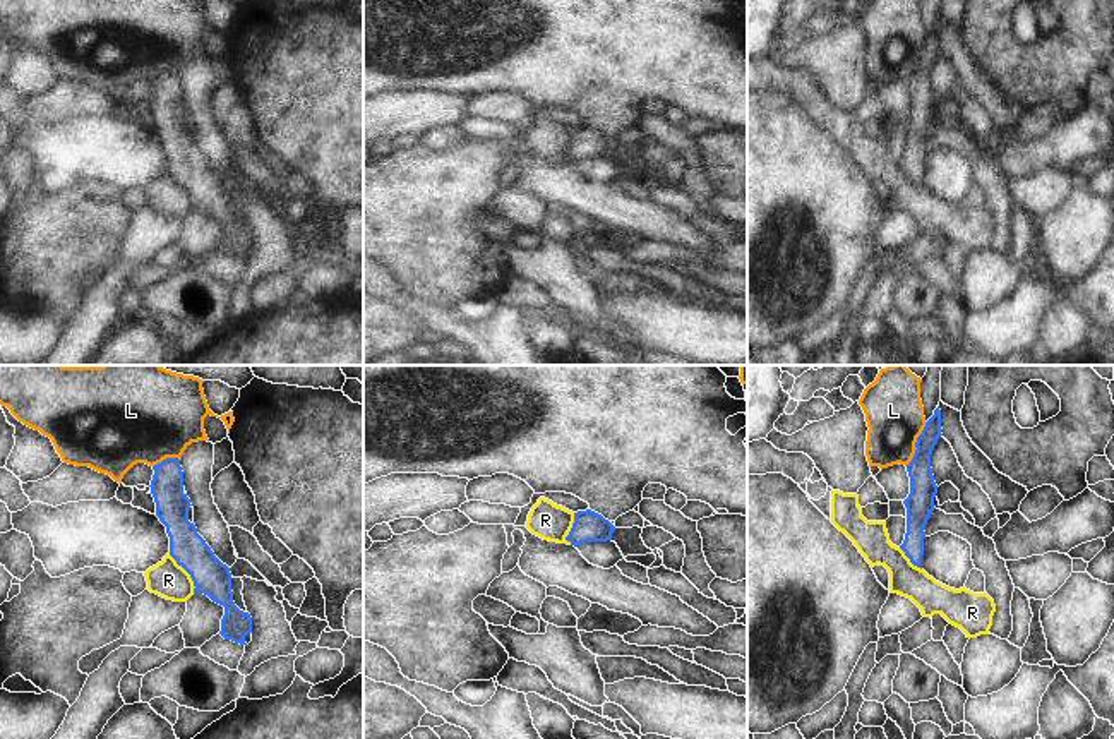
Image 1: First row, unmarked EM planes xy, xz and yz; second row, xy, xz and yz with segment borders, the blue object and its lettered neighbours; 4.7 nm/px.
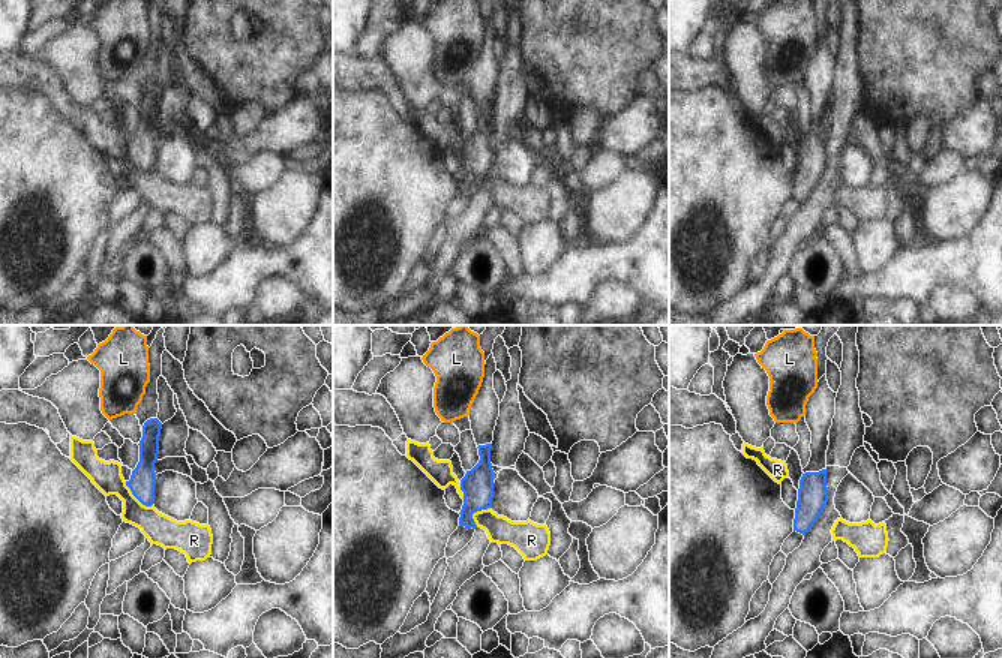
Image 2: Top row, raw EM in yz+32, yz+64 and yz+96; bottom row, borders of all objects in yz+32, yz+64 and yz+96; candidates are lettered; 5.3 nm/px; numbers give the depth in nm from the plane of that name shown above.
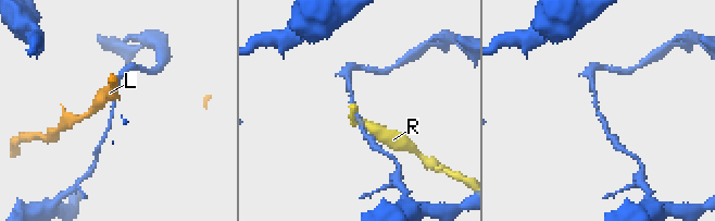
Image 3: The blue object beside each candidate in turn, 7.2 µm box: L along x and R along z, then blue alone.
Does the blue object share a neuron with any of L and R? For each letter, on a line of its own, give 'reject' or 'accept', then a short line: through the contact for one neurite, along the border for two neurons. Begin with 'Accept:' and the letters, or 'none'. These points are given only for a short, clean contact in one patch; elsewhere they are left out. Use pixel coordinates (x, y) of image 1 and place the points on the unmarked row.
Accept: none
L: reject
R: reject; line xy (168, 168), (189, 191), (194, 210)

